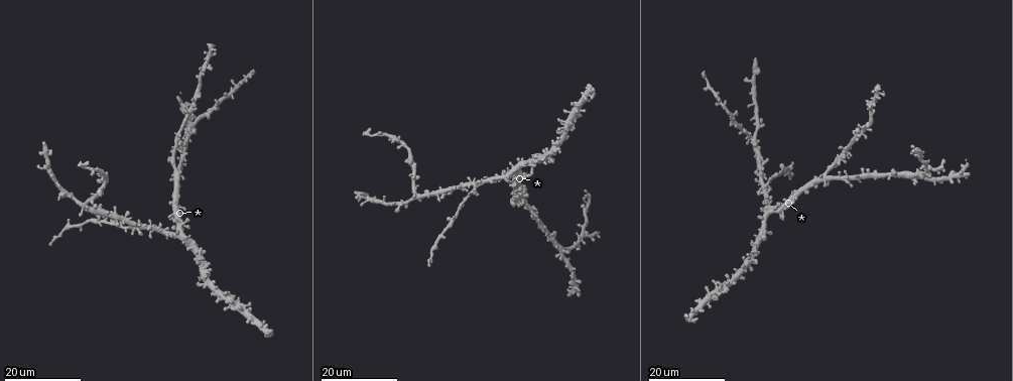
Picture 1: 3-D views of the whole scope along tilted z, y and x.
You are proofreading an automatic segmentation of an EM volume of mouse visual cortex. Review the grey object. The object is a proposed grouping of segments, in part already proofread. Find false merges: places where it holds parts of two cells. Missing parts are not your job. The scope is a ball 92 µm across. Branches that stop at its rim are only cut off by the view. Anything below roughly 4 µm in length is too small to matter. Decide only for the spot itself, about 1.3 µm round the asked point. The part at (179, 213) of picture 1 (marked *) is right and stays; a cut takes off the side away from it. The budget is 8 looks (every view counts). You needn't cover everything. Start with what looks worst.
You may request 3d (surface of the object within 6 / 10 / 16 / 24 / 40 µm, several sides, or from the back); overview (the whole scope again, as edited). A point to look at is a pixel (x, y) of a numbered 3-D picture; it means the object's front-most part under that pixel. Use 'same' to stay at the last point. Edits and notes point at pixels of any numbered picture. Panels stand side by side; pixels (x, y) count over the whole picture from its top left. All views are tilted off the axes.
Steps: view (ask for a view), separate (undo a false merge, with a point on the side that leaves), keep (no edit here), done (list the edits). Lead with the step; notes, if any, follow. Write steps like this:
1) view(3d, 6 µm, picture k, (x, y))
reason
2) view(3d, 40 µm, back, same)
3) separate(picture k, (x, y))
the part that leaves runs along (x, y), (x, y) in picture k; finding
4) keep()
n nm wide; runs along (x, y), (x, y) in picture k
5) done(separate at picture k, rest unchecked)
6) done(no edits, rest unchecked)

view(3d, 24 µm, picture 1, (929, 169))
three-way junction

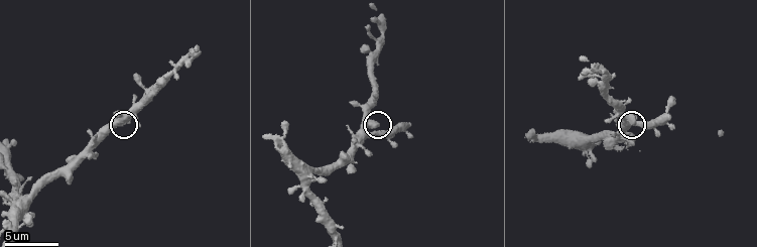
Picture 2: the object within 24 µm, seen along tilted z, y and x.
view(3d, 6 µm, picture 2, (376, 130))

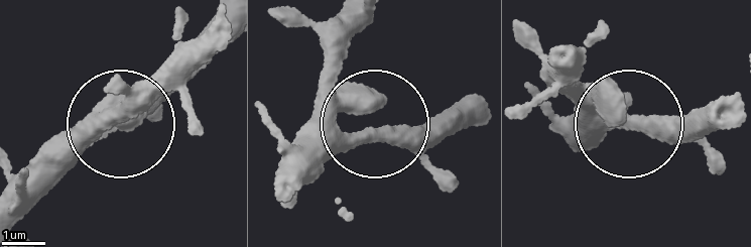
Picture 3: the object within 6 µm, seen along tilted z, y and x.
keep()
runs along (295, 190), (376, 128), (447, 128) in picture 3; one cell here

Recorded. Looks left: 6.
view(3d, 24 µm, picture 1, (175, 235))

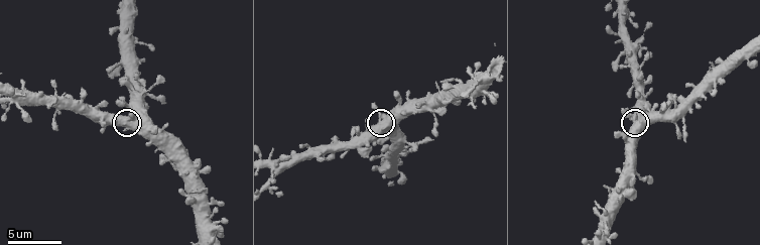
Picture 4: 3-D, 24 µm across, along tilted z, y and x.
view(3d, 6 µm, picture 4, (383, 124))

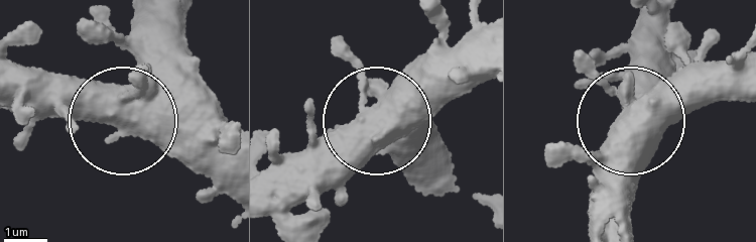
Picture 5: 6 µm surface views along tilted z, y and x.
view(3d, 6 µm, back, picture 5, (380, 121))

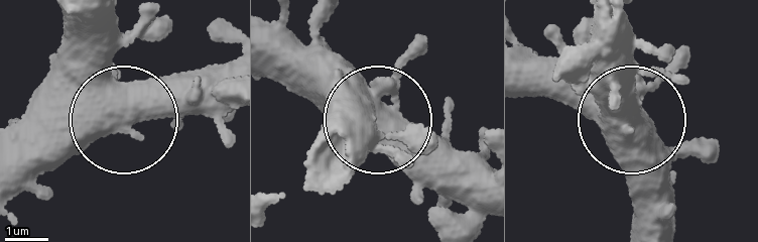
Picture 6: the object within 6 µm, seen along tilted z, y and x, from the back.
keep()
side arm 43 µm; one cell here

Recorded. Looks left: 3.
view(3d, 10 µm, picture 4, (272, 168))
thin arm on a thick one

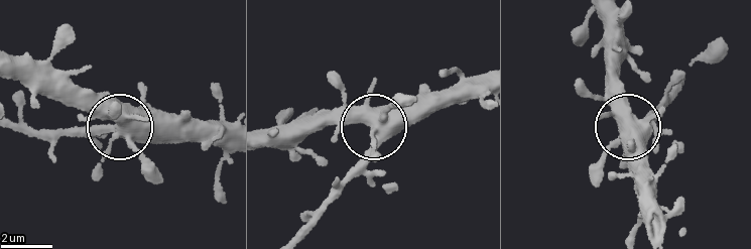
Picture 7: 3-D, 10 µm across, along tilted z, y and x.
view(3d, 10 µm, back, picture 7, (374, 126))

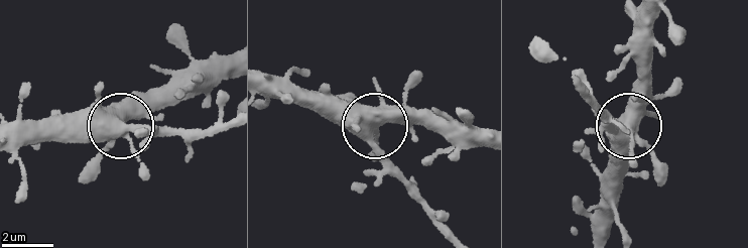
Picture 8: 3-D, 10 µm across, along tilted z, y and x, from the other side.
keep()
side arm 29 µm; 5 arms; continuous, no second cell

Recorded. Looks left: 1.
done(no edits, rest unchecked)

